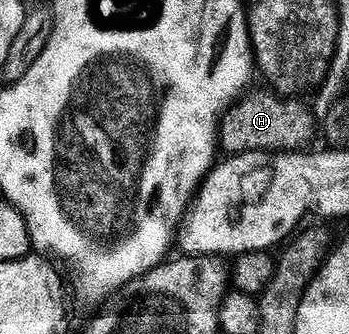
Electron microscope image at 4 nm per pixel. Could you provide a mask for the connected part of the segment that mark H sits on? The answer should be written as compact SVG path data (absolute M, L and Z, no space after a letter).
M248 90L246 94L235 100L226 111L222 112L219 124L218 146L227 150L228 156L244 155L254 151L270 151L272 153L299 153L315 135L315 115L303 103L294 103L291 99L282 99L279 95L270 95L267 91Z

